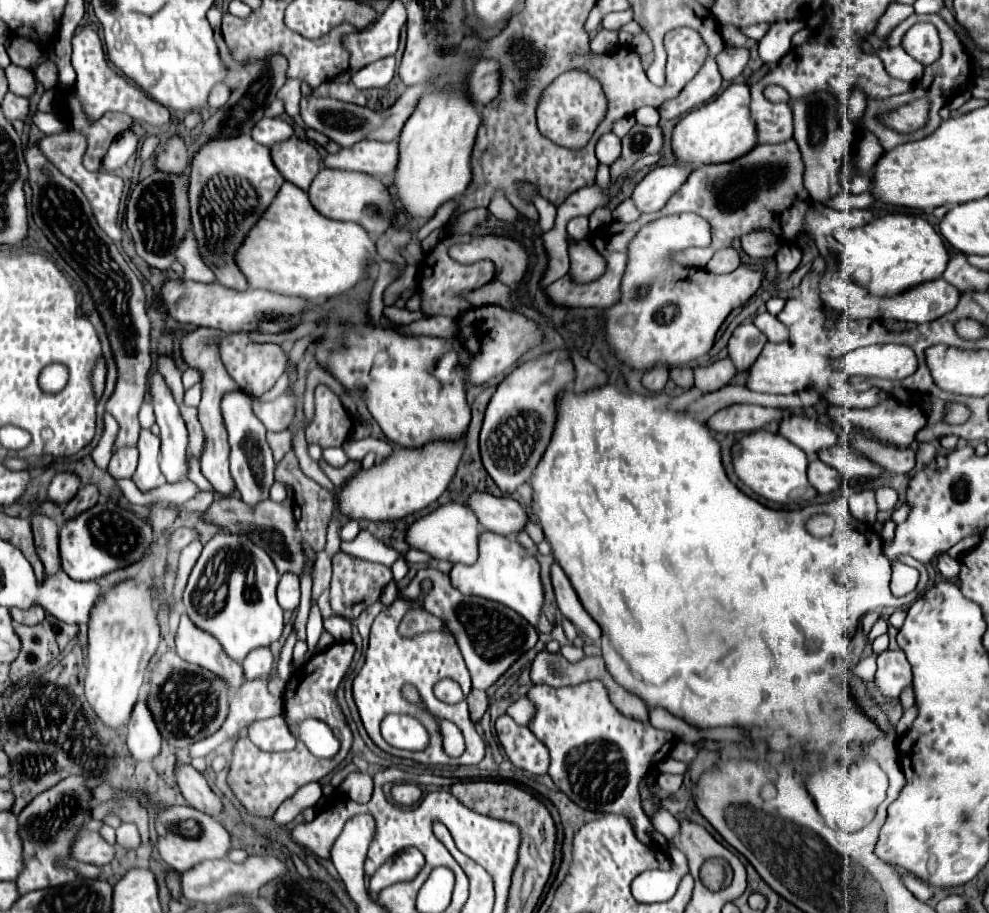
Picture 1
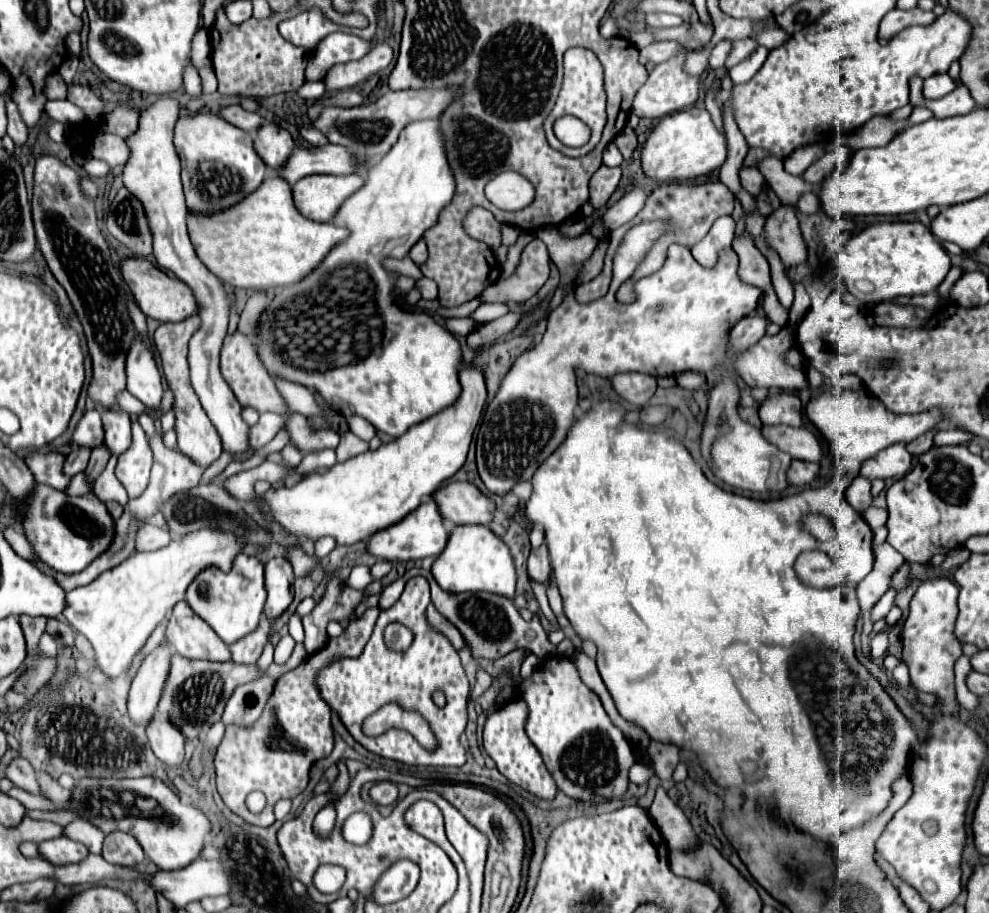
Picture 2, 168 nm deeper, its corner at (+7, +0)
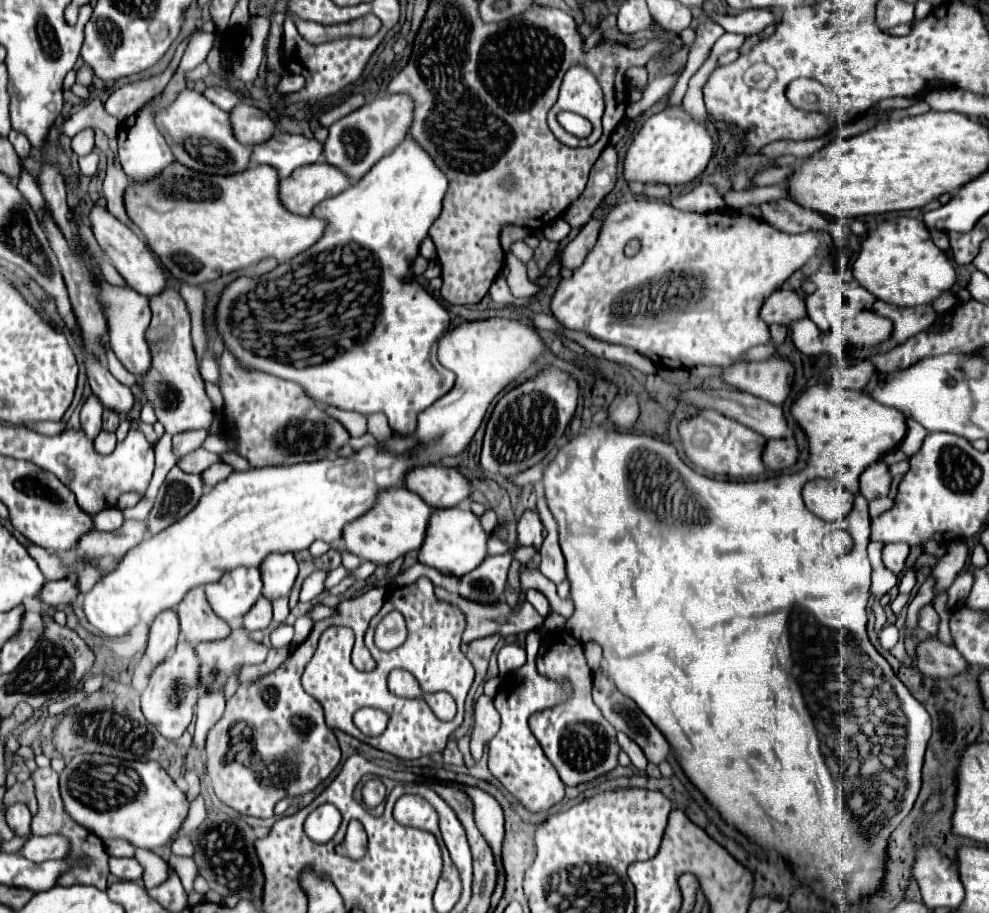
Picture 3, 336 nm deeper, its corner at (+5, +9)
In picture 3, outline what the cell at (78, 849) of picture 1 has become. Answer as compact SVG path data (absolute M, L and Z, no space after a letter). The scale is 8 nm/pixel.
M31 835L27 843L19 849L19 853L33 863L63 859L67 851L69 851L69 841L65 841L65 837L59 837L59 835L49 835L49 837Z

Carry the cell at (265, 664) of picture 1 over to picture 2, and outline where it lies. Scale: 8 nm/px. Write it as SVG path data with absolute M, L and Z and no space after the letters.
M263 618L263 624L257 628L257 632L253 632L251 636L245 636L241 642L235 642L231 646L233 662L255 664L267 644L267 630L269 630L269 622L267 622L267 618Z

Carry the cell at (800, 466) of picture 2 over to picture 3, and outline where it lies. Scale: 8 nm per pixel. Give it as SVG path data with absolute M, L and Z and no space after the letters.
M793 437L769 439L763 447L763 465L769 471L781 471L797 461L797 445Z

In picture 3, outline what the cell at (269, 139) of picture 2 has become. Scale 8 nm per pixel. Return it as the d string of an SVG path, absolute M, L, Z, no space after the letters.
M239 103L239 107L229 111L229 123L233 137L245 145L259 145L275 133L273 121L261 109L245 103Z

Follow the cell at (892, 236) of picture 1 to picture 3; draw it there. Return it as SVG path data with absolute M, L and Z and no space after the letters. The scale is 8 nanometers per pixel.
M895 217L867 235L861 253L853 263L853 277L861 287L885 303L915 307L933 303L939 295L949 291L955 283L955 269L947 255L933 245L923 221Z

